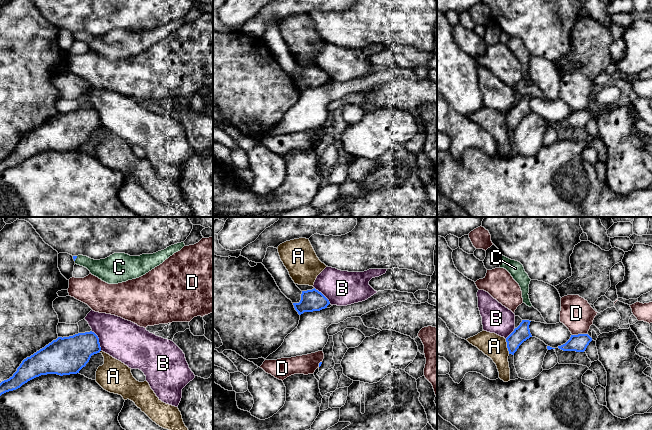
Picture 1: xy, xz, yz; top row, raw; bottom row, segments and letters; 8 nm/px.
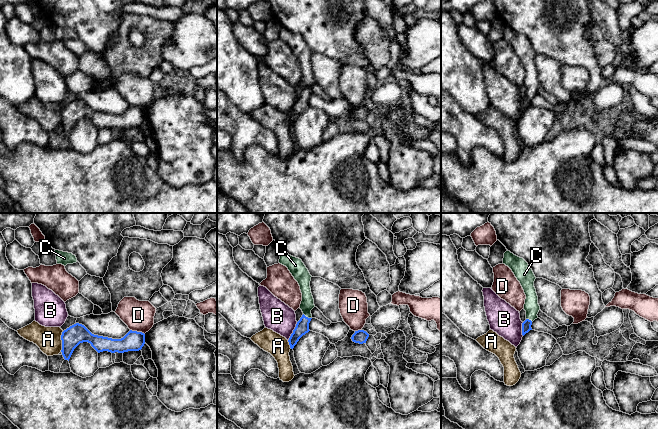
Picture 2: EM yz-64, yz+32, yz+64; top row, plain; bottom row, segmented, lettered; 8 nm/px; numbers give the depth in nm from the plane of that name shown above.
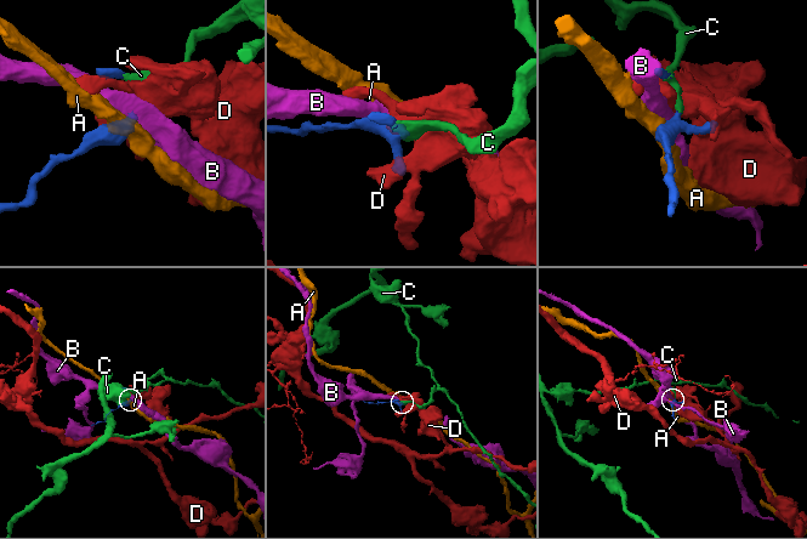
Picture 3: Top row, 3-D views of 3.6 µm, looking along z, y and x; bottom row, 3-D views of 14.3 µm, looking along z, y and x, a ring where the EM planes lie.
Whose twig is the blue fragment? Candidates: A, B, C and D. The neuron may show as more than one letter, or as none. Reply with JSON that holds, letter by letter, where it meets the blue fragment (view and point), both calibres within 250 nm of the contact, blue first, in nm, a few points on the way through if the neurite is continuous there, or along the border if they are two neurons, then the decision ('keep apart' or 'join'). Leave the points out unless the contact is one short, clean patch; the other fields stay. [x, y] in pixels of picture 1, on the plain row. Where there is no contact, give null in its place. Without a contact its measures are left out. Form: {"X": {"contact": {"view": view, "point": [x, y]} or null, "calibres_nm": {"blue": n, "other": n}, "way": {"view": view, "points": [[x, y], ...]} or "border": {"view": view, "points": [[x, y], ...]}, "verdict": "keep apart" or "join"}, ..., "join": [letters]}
{"A": {"contact": {"view": "yz", "point": [507, 122]}, "calibres_nm": {"blue": 130, "other": 190}, "border": {"view": "yz", "points": [[505, 115], [509, 129]]}, "verdict": "keep apart"}, "B": {"contact": {"view": "xy", "point": [98, 116]}, "calibres_nm": {"blue": 280, "other": 320}, "border": {"view": "xy", "points": [[91, 107], [97, 112], [101, 126]]}, "verdict": "keep apart"}, "C": {"contact": {"view": "xy", "point": [76, 33]}, "calibres_nm": {"blue": 30, "other": 170}, "verdict": "join"}, "D": {"contact": {"view": "yz", "point": [579, 110]}, "calibres_nm": {"blue": 140, "other": 260}, "border": {"view": "yz", "points": [[587, 109], [572, 111]]}, "verdict": "keep apart"}, "join": ["C"]}

